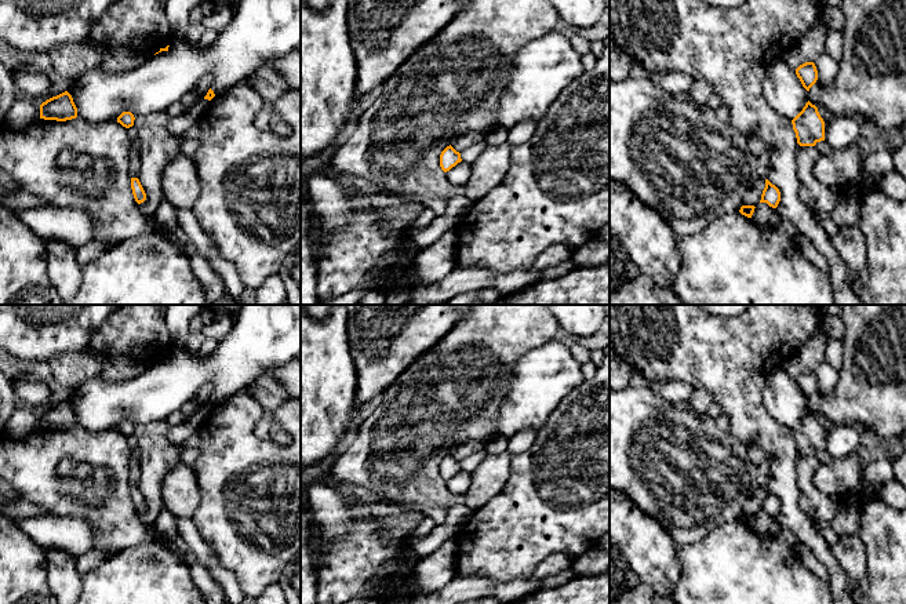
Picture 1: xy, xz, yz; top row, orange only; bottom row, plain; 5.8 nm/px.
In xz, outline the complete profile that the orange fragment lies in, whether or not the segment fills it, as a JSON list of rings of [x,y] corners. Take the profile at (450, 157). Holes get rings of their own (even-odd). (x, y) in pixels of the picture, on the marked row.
[[[451,145],[447,146],[440,154],[440,167],[444,172],[450,171],[461,161],[461,153],[456,152]]]

